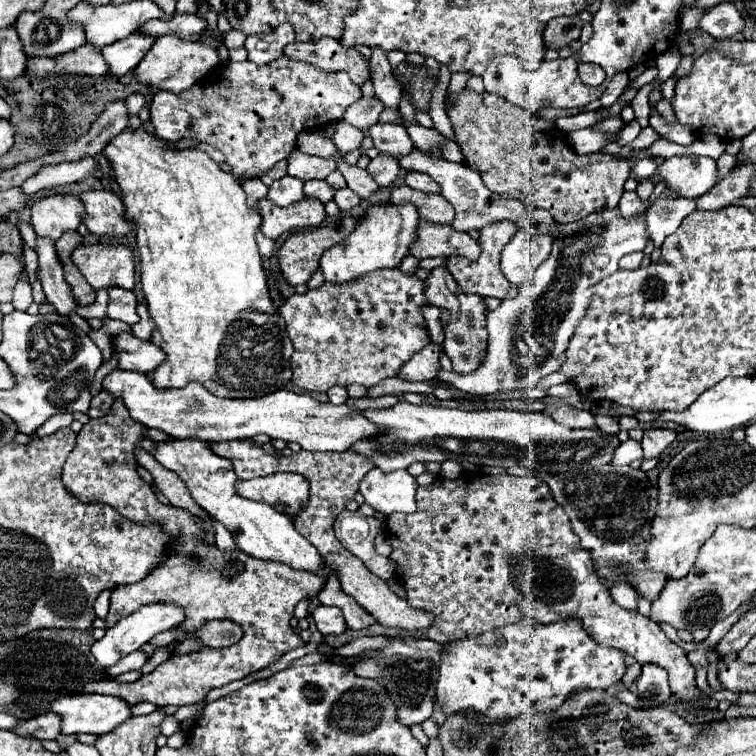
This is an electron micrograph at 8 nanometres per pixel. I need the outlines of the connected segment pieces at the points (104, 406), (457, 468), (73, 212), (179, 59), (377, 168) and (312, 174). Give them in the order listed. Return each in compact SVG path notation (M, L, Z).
M102 389L98 395L94 395L94 399L90 403L88 415L96 417L96 413L106 413L112 407L112 403L114 403L114 397L110 397L108 393L104 393L104 389Z
M445 461L441 464L440 475L446 479L456 479L463 472L463 468L457 461Z
M50 195L32 205L34 231L50 241L58 241L66 231L76 231L82 219L84 207L74 195Z
M164 35L156 39L152 49L144 55L144 59L134 67L134 77L140 85L154 87L158 91L172 91L182 93L190 89L196 81L206 77L218 65L218 53L210 45L182 41L176 35Z
M378 155L370 161L368 173L374 177L378 187L390 187L400 173L400 163L390 155Z
M294 149L288 155L288 175L310 181L310 179L326 179L328 173L332 173L338 165L336 157L318 157L318 155L306 155L300 149Z

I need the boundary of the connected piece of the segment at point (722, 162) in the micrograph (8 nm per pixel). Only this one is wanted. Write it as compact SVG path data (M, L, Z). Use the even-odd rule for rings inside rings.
M722 153L716 163L718 163L718 169L720 169L720 179L722 179L736 165L736 157L734 155L728 155L728 153Z

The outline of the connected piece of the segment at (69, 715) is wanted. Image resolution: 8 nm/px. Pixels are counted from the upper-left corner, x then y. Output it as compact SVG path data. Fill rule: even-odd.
M86 693L86 695L70 695L70 697L60 697L52 701L50 711L62 715L62 733L94 733L94 735L104 735L124 721L132 717L130 707L122 697L110 697L110 695L98 695L98 693Z

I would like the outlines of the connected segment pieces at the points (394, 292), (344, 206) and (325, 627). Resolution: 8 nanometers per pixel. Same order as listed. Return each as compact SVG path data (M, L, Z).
M380 269L348 285L324 283L318 289L288 297L284 305L278 307L278 311L286 321L286 331L294 345L294 353L290 357L294 385L306 391L324 393L334 385L344 387L350 383L358 383L364 387L372 387L386 377L394 377L398 367L408 363L414 353L430 343L430 335L420 313L420 307L426 303L424 281L416 279L414 275L404 275L400 273L400 269Z
M338 189L336 195L334 195L334 201L340 207L340 211L350 211L350 209L354 209L354 207L360 205L358 195L352 193L350 189Z
M318 605L312 613L316 629L322 635L340 635L346 631L346 621L340 613L340 609L336 607L326 607L326 605Z

